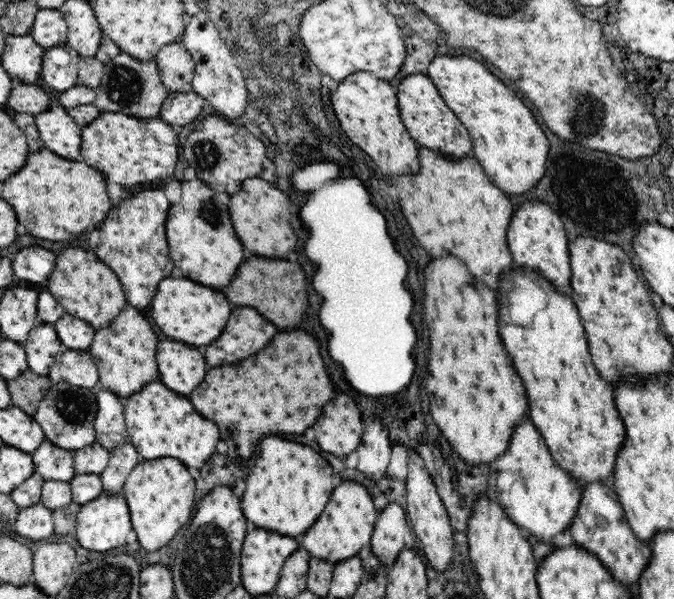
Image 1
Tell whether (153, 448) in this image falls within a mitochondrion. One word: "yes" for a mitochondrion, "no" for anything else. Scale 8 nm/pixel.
no

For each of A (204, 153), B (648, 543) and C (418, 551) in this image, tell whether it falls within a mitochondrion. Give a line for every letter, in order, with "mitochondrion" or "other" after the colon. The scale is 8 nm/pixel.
A: mitochondrion
B: other
C: other

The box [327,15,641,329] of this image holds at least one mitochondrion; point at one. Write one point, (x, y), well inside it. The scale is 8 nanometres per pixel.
(588, 115)

